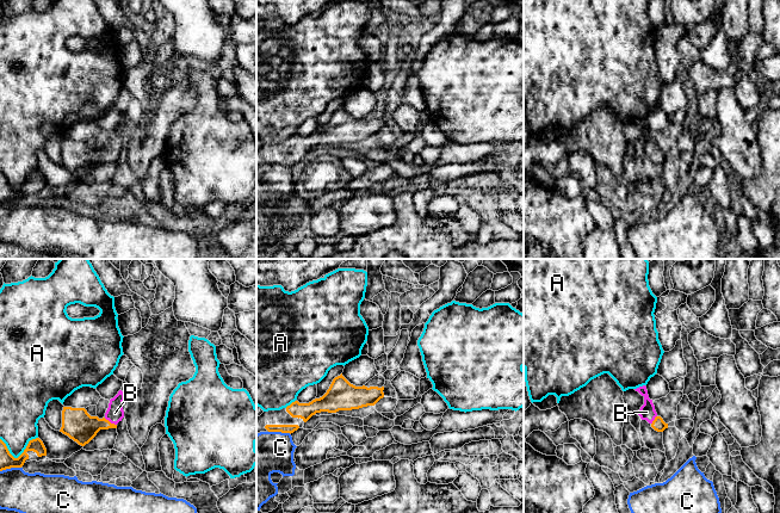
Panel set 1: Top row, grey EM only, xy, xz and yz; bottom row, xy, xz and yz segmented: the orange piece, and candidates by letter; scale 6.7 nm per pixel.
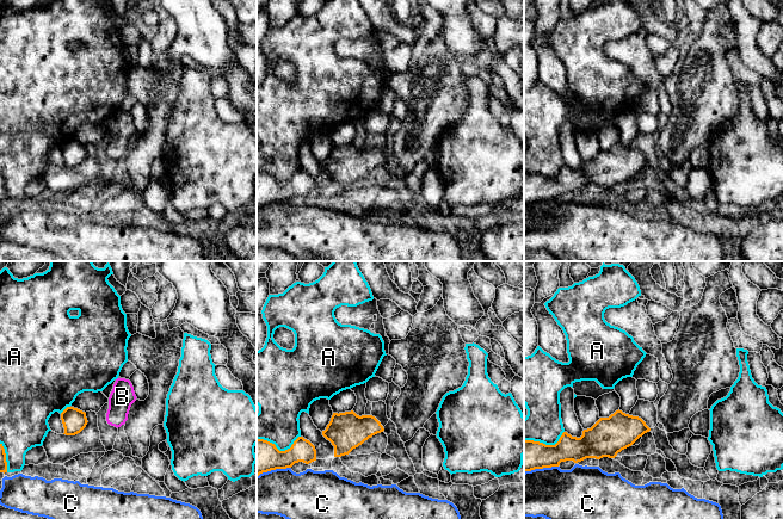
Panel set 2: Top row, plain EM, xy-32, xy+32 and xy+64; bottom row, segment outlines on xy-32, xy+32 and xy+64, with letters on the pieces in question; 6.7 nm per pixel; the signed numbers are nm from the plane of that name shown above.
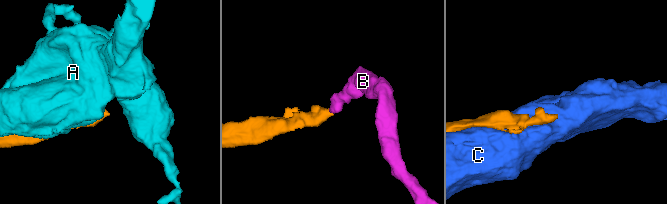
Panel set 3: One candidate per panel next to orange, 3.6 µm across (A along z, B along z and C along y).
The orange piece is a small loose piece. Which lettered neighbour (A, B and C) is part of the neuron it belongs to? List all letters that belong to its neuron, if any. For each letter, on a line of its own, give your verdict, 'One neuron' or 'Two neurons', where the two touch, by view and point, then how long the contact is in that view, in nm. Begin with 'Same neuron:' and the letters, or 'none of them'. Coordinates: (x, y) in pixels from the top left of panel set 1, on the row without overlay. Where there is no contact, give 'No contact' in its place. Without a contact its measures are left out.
Same neuron: B
A: Two neurons. Touches orange at xy (19, 189). Shared border 260 nm
B: One neuron. Touches orange at xy (109, 154). Shared border 100 nm
C: Two neurons. Touches orange at xz (279, 164). Shared border 150 nm

